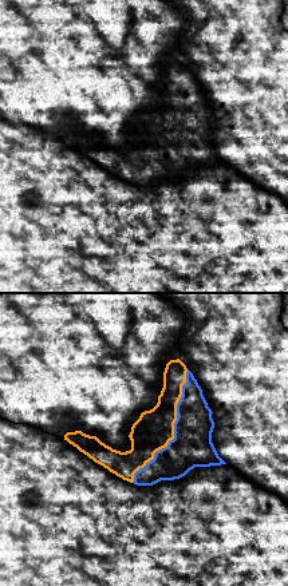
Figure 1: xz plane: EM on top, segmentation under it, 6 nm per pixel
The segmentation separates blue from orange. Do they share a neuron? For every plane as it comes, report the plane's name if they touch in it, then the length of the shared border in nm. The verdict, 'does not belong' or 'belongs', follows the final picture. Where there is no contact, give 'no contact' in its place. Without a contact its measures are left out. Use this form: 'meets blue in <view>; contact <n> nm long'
meets blue in xz; contact 750 nm long

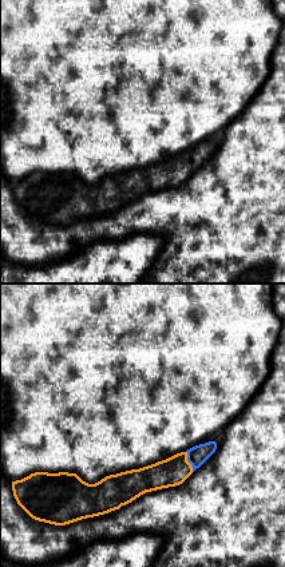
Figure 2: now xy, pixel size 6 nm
meets blue in xy; contact 130 nm long

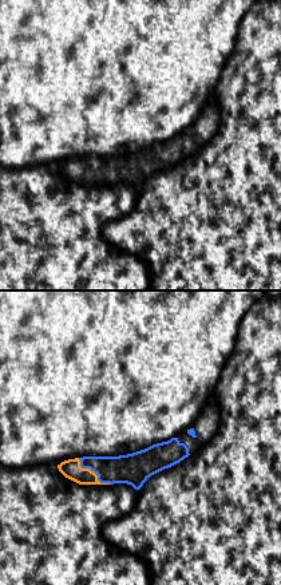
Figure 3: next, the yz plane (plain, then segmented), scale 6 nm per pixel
meets blue in yz; contact 260 nm long

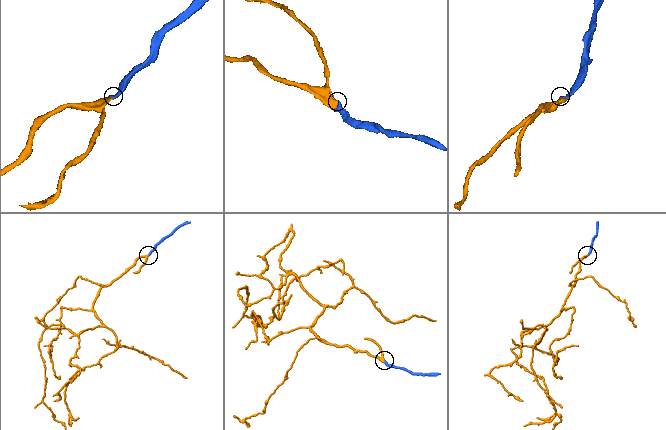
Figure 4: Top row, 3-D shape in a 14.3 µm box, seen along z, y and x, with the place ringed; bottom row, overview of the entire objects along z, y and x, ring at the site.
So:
belongs

